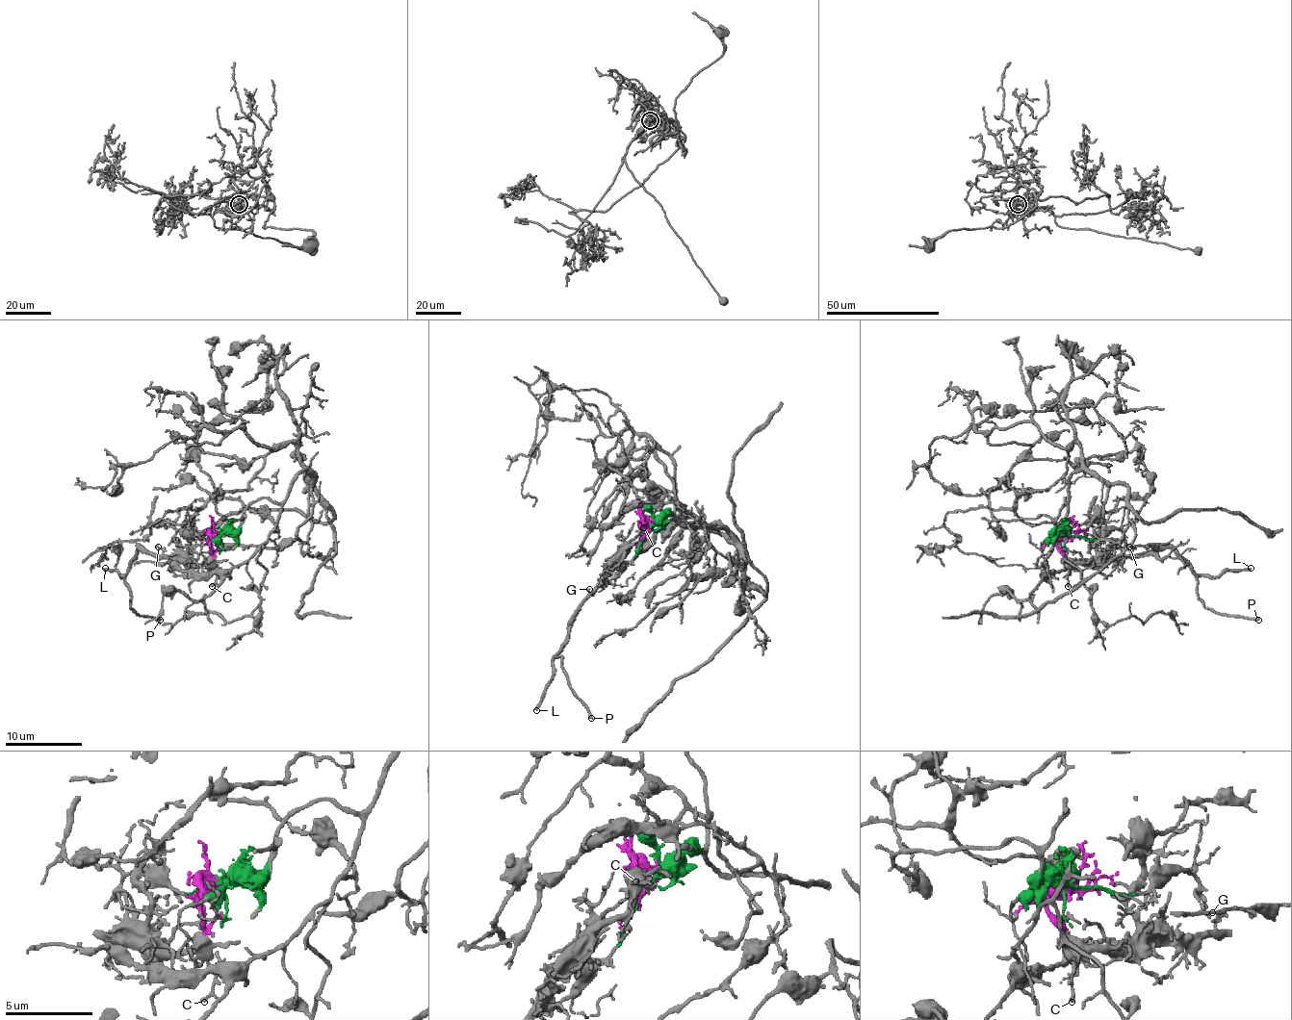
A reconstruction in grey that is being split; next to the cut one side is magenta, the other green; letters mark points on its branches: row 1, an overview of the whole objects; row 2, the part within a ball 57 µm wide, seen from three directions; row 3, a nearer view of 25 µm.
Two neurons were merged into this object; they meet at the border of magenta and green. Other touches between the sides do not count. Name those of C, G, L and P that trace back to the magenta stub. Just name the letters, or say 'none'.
C, G, L, P

